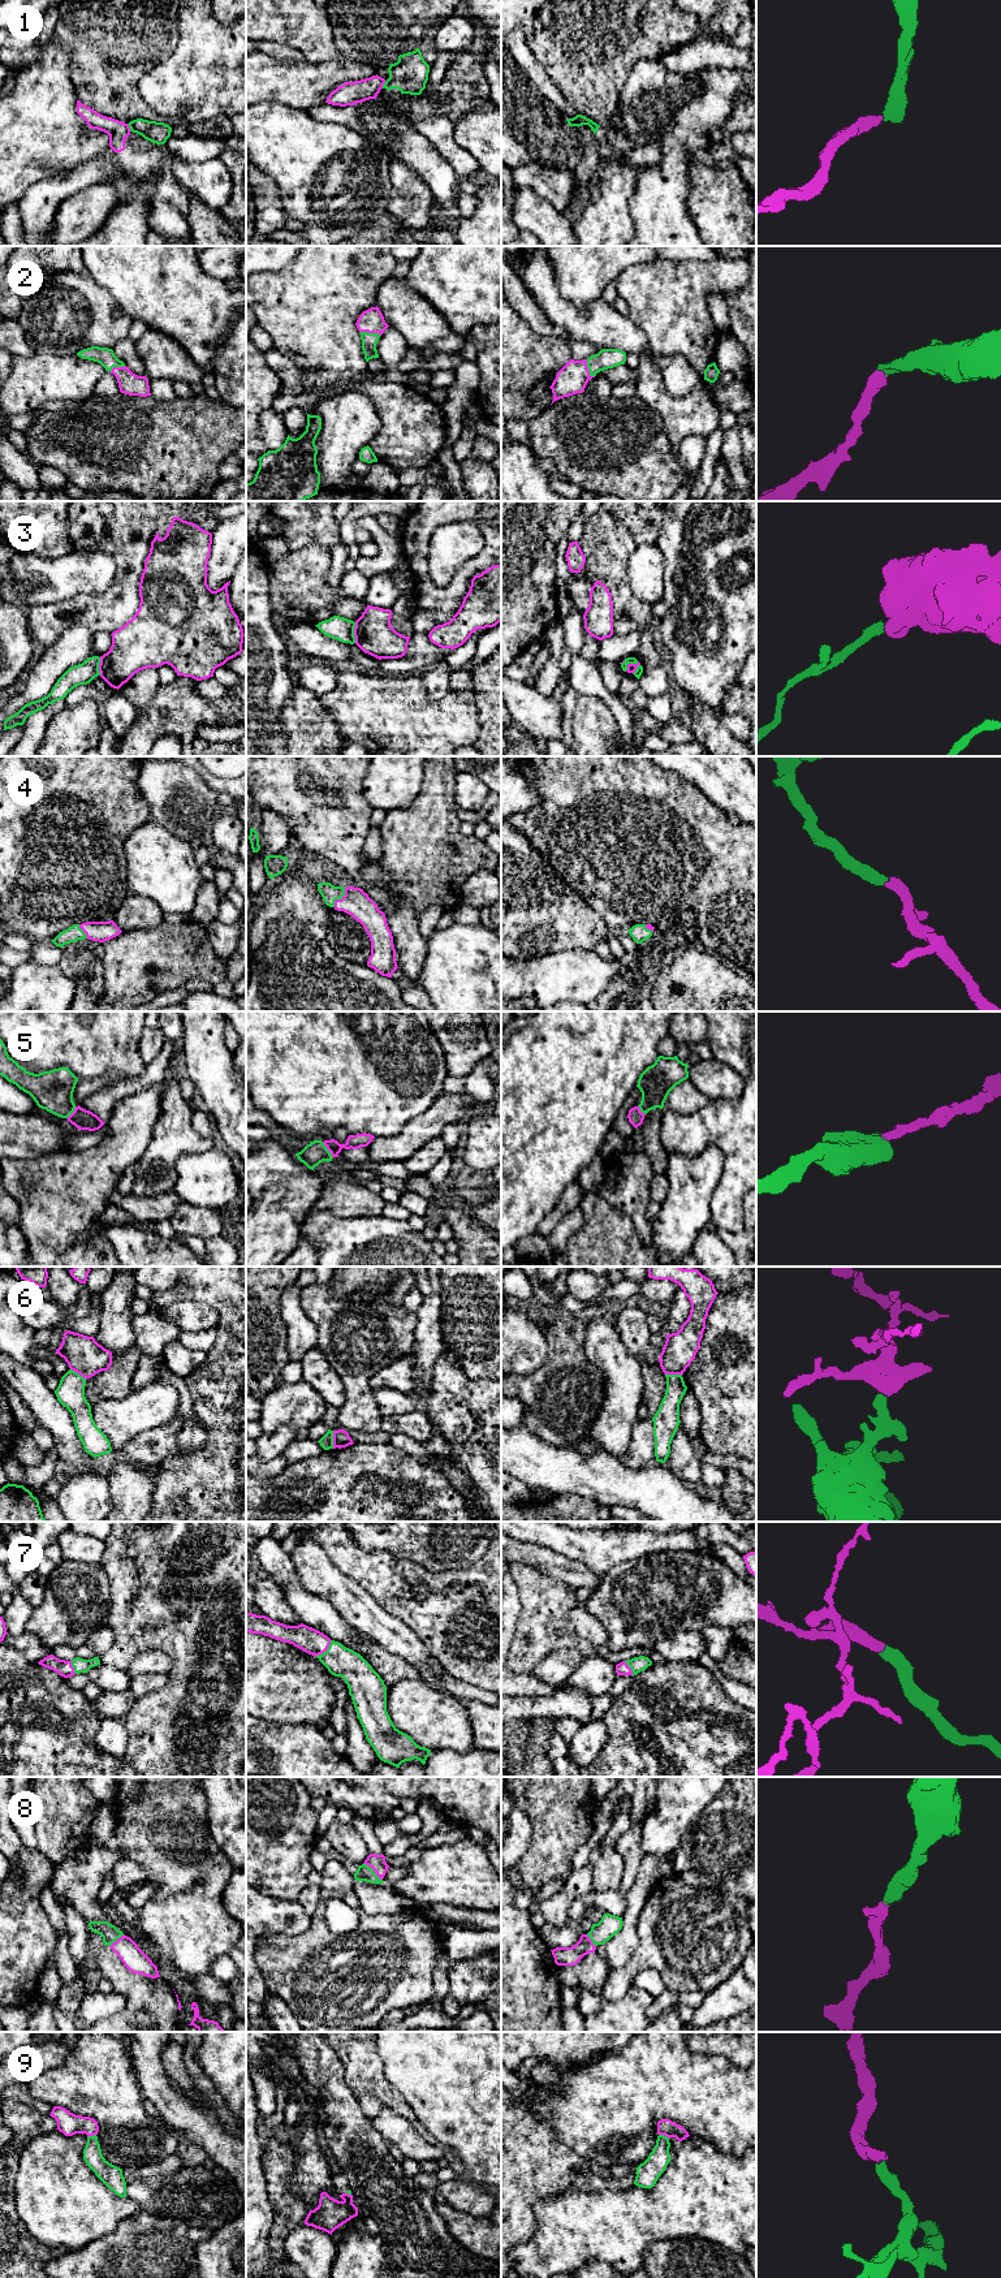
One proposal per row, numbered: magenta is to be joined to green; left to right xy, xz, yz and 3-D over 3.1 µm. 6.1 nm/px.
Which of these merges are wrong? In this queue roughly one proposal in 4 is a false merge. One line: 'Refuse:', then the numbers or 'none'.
Refuse: 1, 3, 6

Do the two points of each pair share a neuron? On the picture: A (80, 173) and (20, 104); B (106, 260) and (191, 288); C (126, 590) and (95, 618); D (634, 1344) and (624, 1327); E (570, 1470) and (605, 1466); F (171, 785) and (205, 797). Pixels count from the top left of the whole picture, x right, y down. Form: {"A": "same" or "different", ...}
{"A": "different", "B": "same", "C": "same", "D": "same", "E": "same", "F": "same"}

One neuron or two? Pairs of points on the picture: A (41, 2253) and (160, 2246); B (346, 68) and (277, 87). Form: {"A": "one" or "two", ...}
{"A": "two", "B": "one"}

